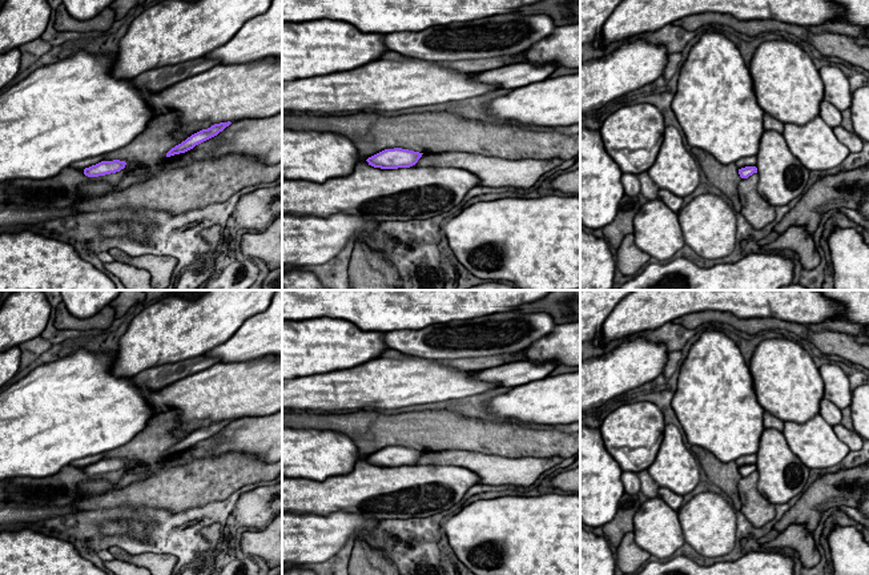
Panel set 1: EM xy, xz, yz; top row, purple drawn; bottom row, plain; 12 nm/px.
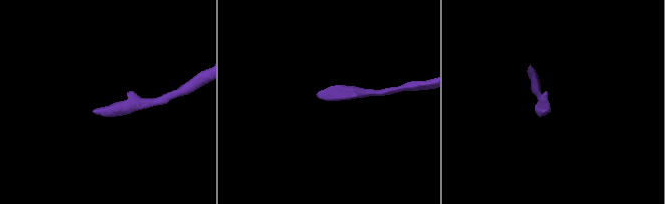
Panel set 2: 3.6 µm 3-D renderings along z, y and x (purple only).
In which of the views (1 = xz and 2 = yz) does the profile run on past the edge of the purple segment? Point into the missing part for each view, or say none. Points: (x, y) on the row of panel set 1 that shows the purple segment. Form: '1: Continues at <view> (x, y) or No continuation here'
1: No continuation here
2: No continuation here

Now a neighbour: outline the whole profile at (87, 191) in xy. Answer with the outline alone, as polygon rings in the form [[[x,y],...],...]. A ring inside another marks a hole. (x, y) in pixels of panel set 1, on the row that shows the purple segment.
[[[125,176],[116,186],[112,186],[108,181],[83,182],[79,185],[79,192],[81,198],[90,200],[92,197],[102,197],[113,190],[124,190],[146,178],[146,176]]]

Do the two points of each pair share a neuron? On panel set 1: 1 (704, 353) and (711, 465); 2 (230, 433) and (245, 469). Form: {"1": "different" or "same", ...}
{"1": "different", "2": "different"}

